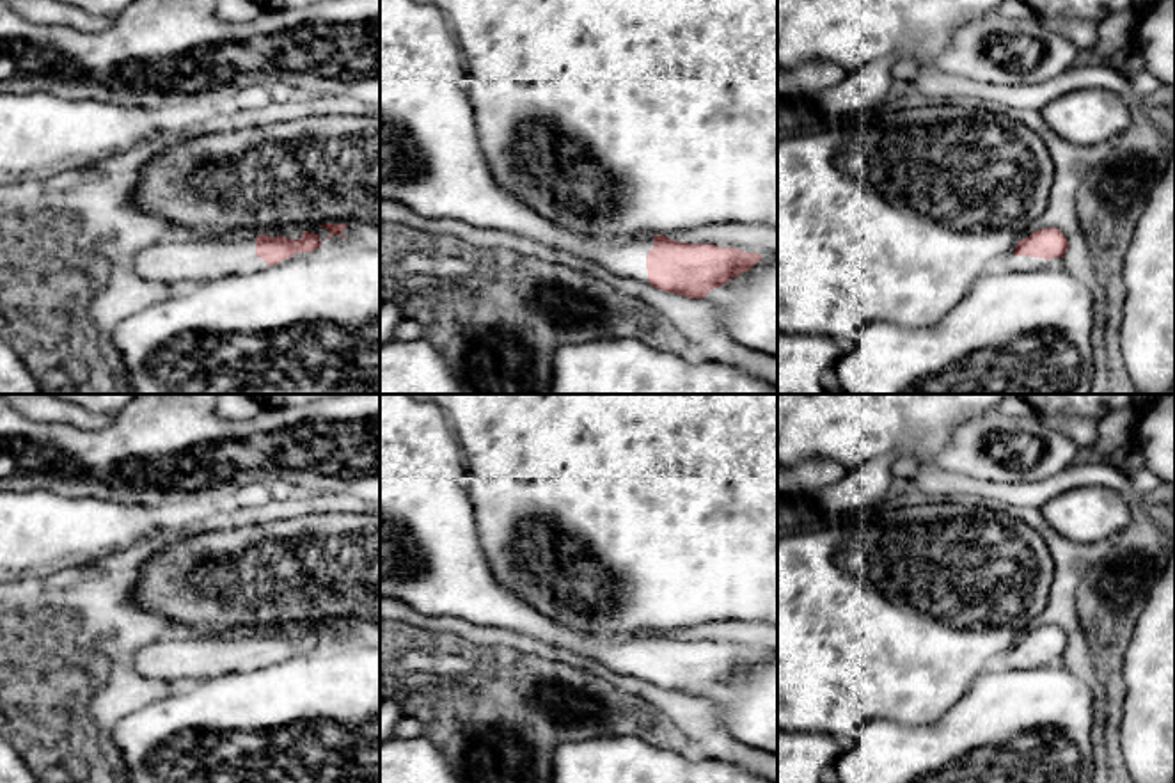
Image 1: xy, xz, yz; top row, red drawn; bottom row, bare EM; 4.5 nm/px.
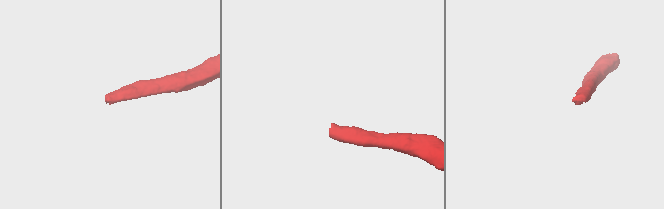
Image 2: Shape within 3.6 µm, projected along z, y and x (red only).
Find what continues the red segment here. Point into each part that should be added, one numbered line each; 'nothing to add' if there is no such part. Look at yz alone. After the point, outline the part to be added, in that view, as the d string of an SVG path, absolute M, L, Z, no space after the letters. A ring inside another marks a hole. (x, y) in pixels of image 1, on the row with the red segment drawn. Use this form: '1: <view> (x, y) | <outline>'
1: yz (1026, 263) | M1012 250L1012 256L1015 256L1013 250ZM1015 256L1015 257L1017 257L1021 270L1024 272L1033 272L1047 265L1044 257L1031 257L1031 256Z

